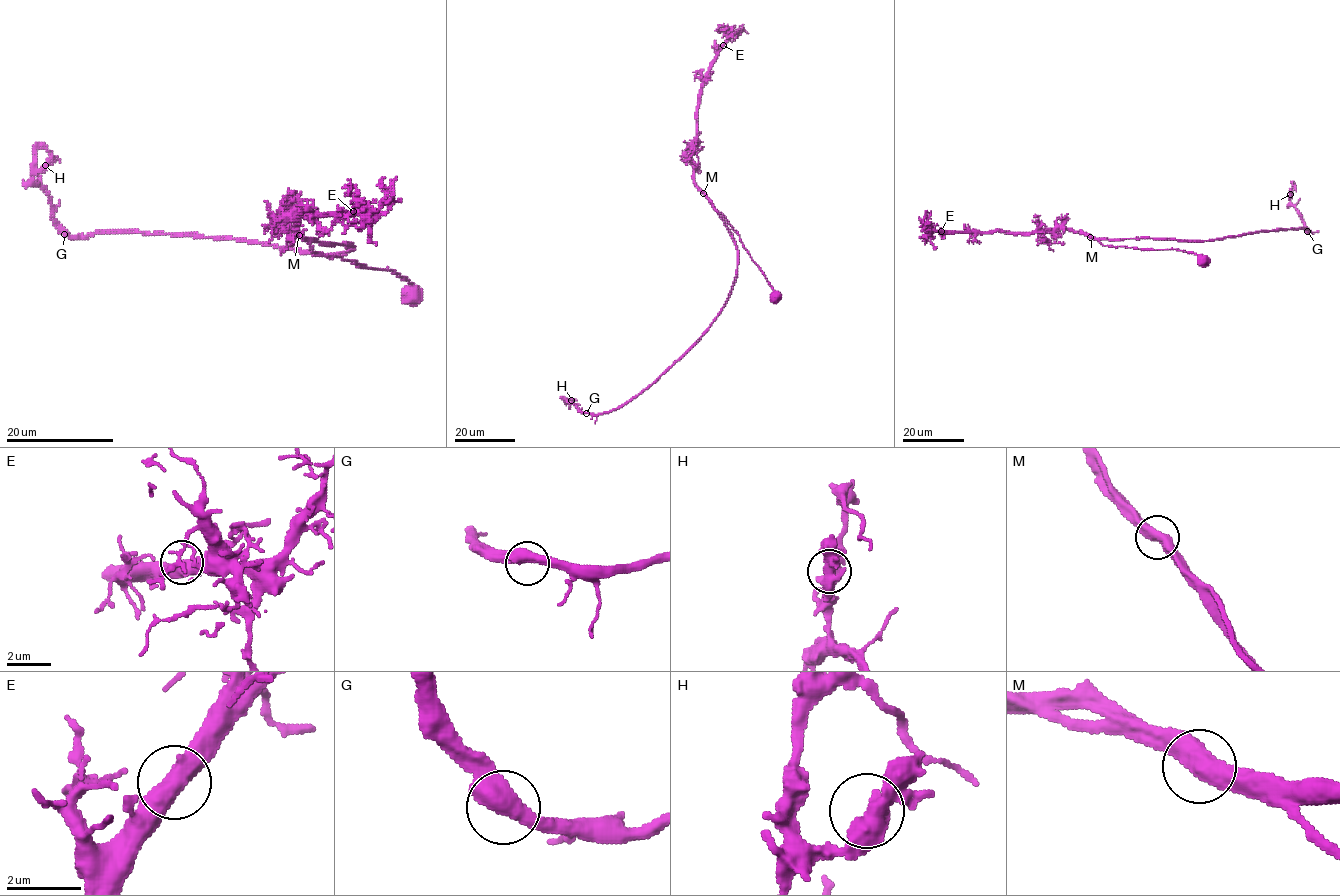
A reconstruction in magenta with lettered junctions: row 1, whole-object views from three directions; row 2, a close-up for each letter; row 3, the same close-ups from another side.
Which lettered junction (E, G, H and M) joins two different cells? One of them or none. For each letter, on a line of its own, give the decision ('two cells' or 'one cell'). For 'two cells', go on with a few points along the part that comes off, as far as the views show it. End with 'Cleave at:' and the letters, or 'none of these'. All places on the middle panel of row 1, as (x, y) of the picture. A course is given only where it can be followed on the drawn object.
E: one cell
G: one cell
H: one cell
M: one cell
Cleave at: none of these

